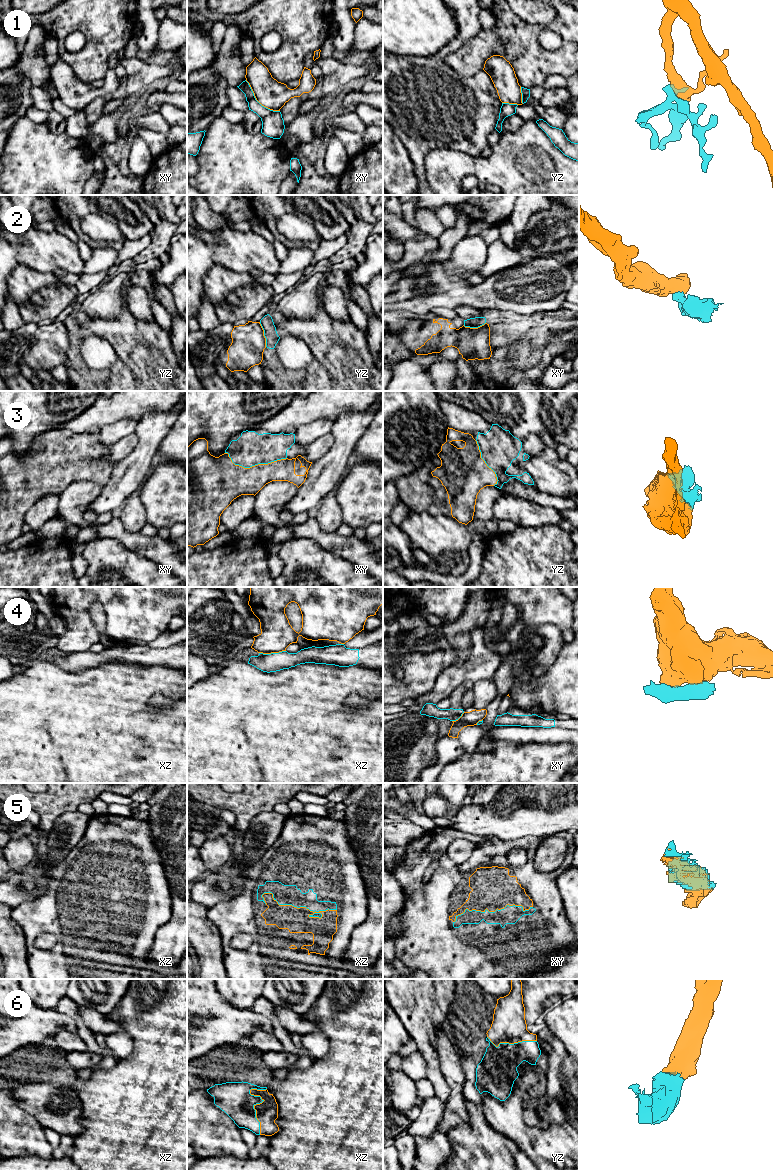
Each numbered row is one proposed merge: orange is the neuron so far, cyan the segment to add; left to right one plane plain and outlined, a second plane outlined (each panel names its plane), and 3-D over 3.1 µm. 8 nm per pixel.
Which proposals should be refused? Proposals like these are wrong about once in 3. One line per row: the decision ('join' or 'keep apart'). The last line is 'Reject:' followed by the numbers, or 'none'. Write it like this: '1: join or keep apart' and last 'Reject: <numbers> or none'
1: keep apart
2: keep apart
3: join
4: keep apart
5: join
6: join
Reject: 1, 2, 4

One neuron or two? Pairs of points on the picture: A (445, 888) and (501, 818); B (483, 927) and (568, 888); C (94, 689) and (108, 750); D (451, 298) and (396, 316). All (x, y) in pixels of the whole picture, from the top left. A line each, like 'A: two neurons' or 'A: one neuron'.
A: two neurons
B: two neurons
C: one neuron
D: two neurons

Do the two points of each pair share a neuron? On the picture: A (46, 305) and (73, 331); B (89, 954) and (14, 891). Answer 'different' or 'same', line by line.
A: different
B: different

